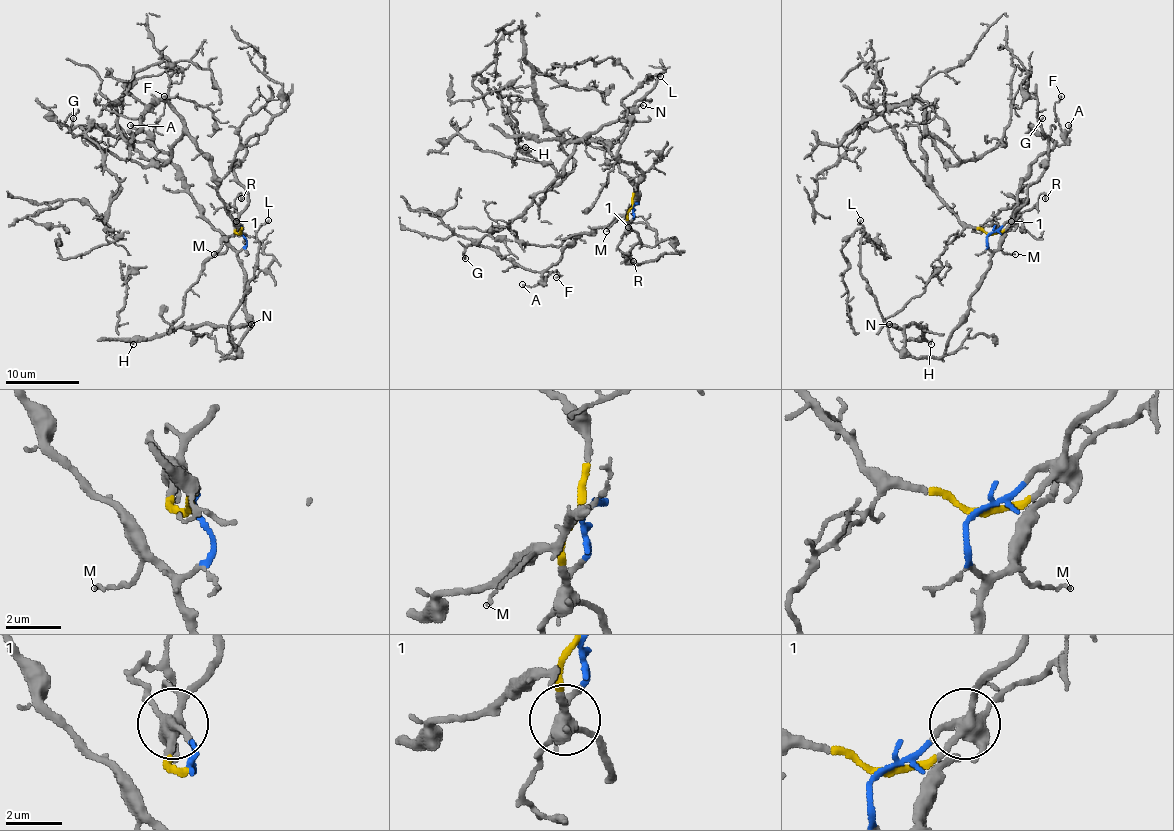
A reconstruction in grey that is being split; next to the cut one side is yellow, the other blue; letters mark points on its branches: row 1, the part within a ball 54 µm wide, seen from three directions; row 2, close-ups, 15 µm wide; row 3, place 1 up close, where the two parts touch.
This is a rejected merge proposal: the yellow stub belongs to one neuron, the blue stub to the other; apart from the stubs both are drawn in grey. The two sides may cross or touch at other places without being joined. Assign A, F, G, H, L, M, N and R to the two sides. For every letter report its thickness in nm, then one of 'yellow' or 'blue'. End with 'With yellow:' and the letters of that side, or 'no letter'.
A: calibre 170 nm; blue
F: calibre 130 nm; blue
G: calibre 160 nm; blue
H: calibre 70 nm; blue
L: calibre 130 nm; blue
M: calibre 100 nm; blue
N: calibre 130 nm; blue
R: calibre 140 nm; blue
With yellow: no letter

